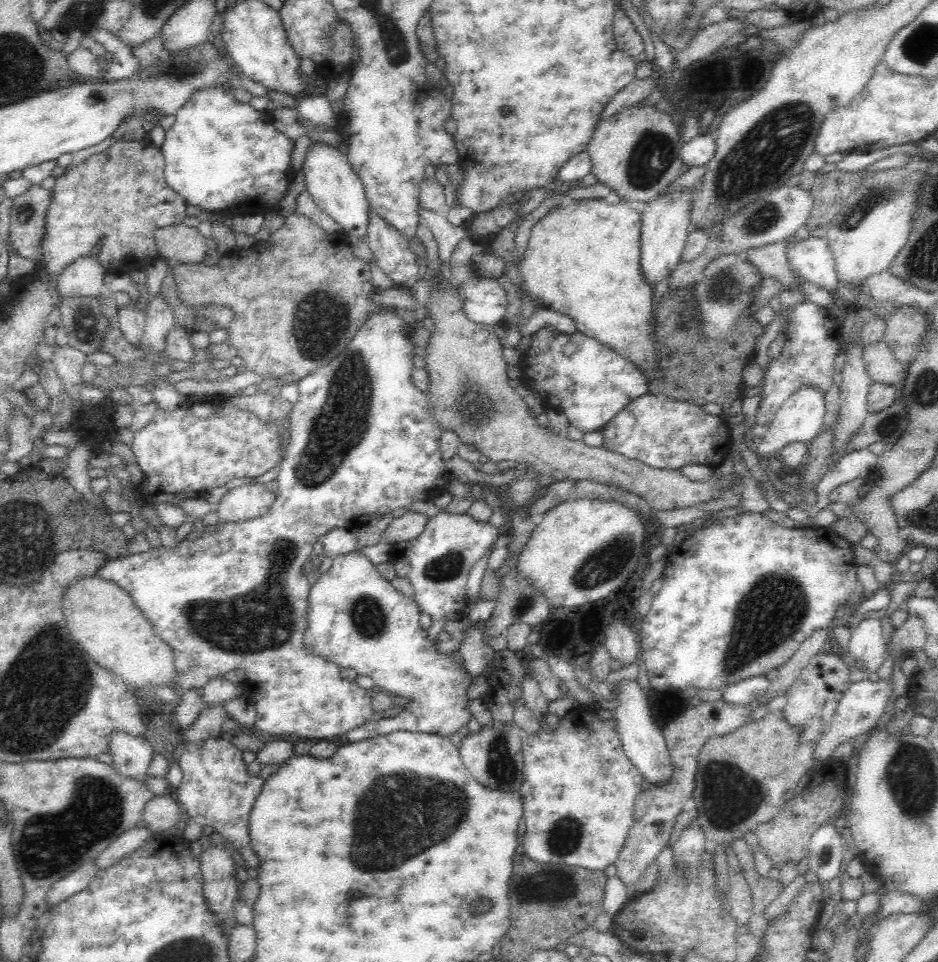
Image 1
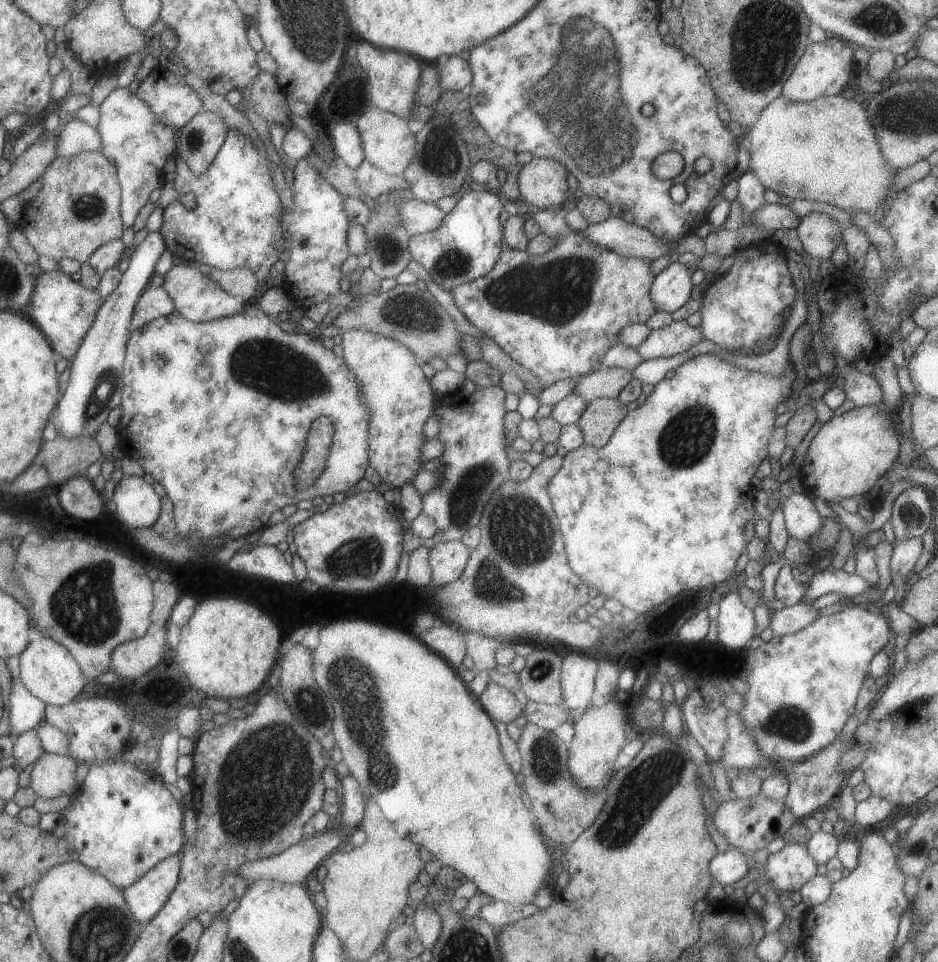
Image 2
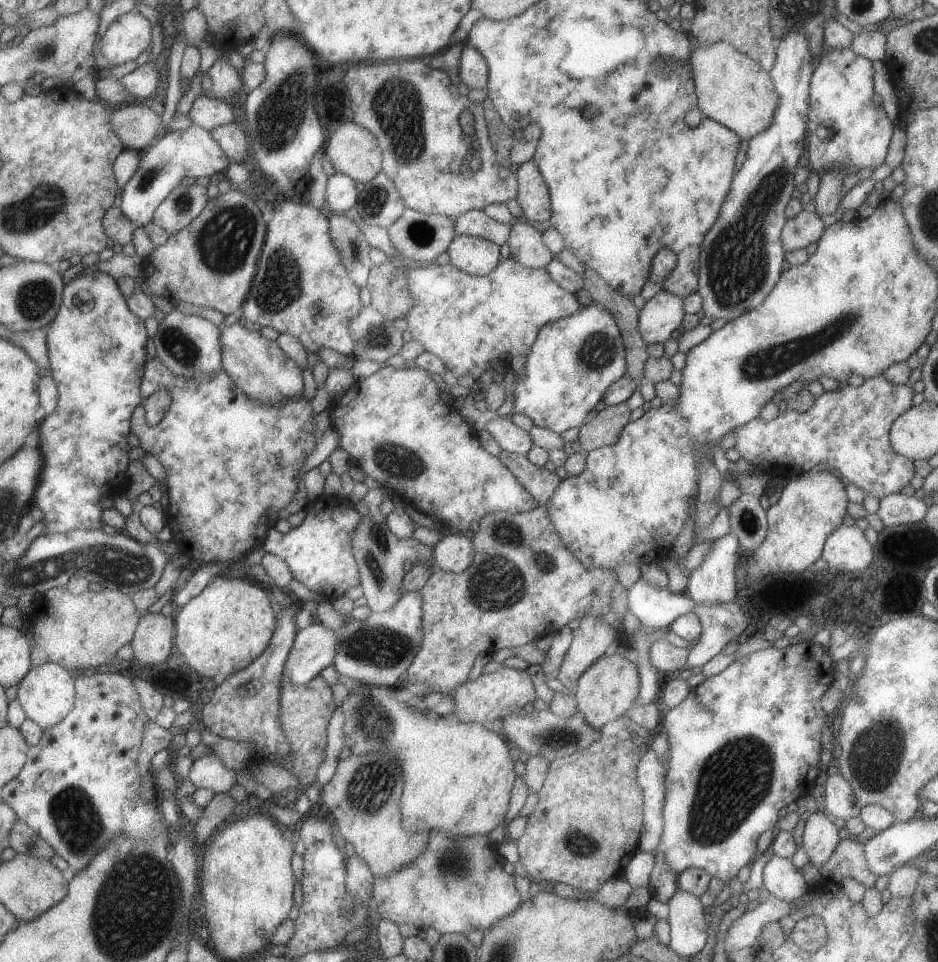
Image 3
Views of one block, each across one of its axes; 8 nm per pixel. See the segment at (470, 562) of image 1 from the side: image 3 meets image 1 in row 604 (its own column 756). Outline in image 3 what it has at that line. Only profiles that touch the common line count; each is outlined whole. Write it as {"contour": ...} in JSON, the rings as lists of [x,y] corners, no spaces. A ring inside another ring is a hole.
{"contour":[[[882,374],[865,379],[860,387],[837,388],[834,391],[824,391],[815,398],[813,406],[804,413],[797,413],[786,409],[782,414],[769,422],[761,416],[736,426],[733,432],[735,446],[733,447],[741,458],[749,460],[752,466],[773,478],[779,480],[789,477],[798,477],[809,471],[815,464],[825,464],[841,474],[841,478],[864,490],[865,494],[872,495],[879,500],[891,493],[899,493],[904,486],[916,475],[911,459],[905,458],[891,448],[888,432],[895,418],[903,414],[911,406],[914,390],[905,385],[894,385],[887,382]]]}

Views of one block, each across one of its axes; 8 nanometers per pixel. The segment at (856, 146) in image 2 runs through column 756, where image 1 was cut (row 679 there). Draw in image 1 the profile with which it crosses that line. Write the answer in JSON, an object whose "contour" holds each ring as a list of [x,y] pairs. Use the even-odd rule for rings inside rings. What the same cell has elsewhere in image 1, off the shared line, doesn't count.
{"contour":[[[90,575],[74,581],[65,590],[62,606],[74,641],[96,664],[119,676],[137,695],[156,698],[152,691],[155,687],[167,687],[176,695],[182,694],[173,650],[153,631],[124,589],[98,575]]]}

